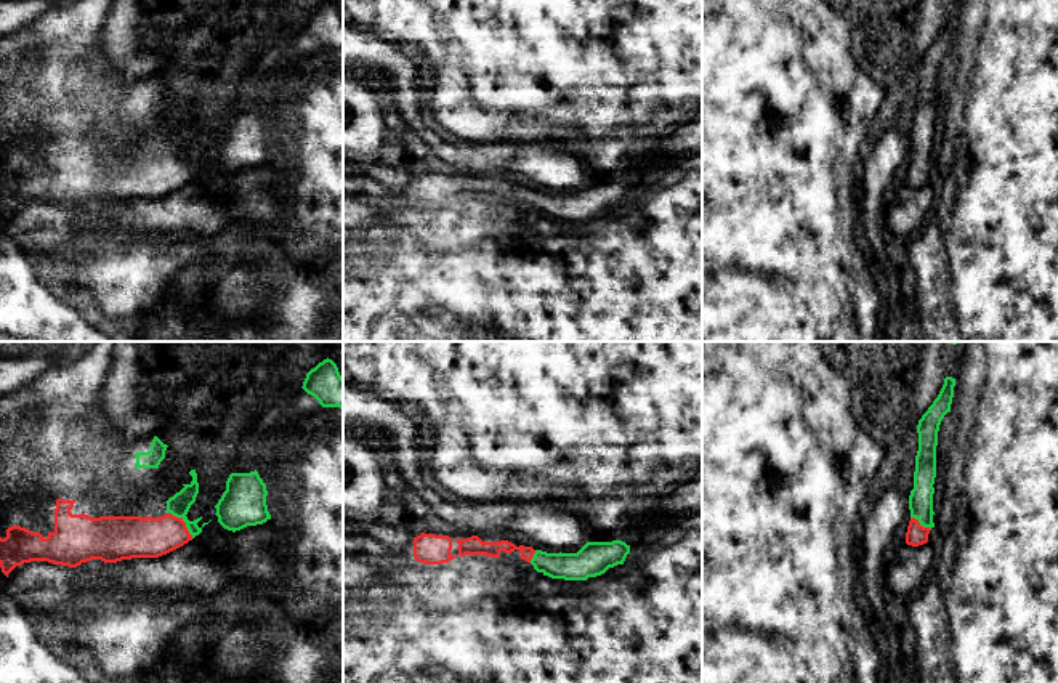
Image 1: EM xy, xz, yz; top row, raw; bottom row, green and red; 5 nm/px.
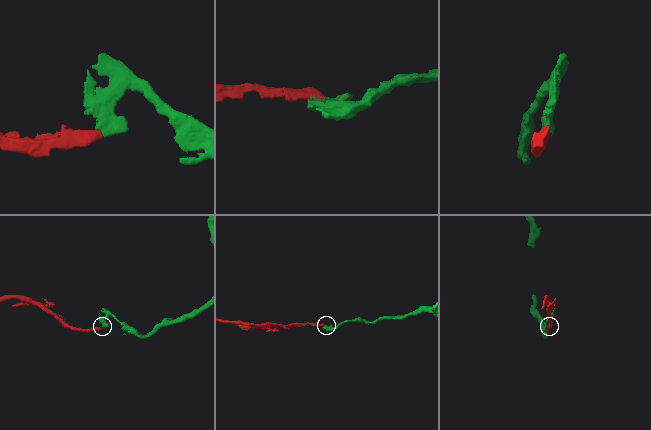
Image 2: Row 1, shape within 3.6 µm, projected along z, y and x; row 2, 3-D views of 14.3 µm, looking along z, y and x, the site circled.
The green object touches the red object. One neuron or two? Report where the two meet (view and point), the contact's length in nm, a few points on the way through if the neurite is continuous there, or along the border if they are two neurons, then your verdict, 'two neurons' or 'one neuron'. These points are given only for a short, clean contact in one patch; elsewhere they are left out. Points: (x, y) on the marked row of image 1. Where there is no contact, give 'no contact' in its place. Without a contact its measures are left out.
contact xy (183, 520); length 190 nm; way xy (178, 505), (183, 520), (165, 534), (137, 537); one neuron

